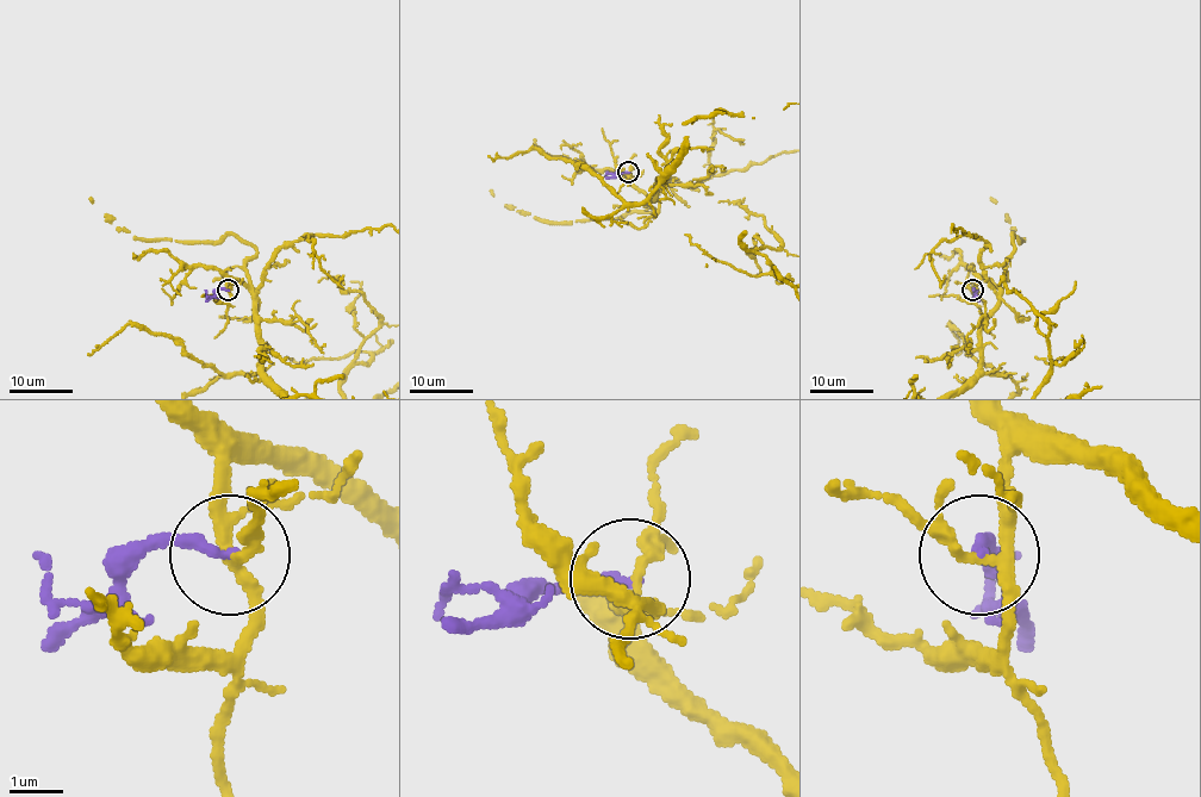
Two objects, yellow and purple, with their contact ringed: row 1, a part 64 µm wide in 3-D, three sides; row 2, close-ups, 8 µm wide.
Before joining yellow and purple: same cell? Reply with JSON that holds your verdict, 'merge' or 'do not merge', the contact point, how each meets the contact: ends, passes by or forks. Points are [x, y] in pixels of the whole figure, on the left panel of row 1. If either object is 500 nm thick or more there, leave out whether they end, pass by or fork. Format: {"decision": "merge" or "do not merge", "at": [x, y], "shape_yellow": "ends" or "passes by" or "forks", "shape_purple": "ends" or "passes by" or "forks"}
{"decision": "do not merge", "at": [228, 290], "shape_yellow": "forks", "shape_purple": "ends"}

